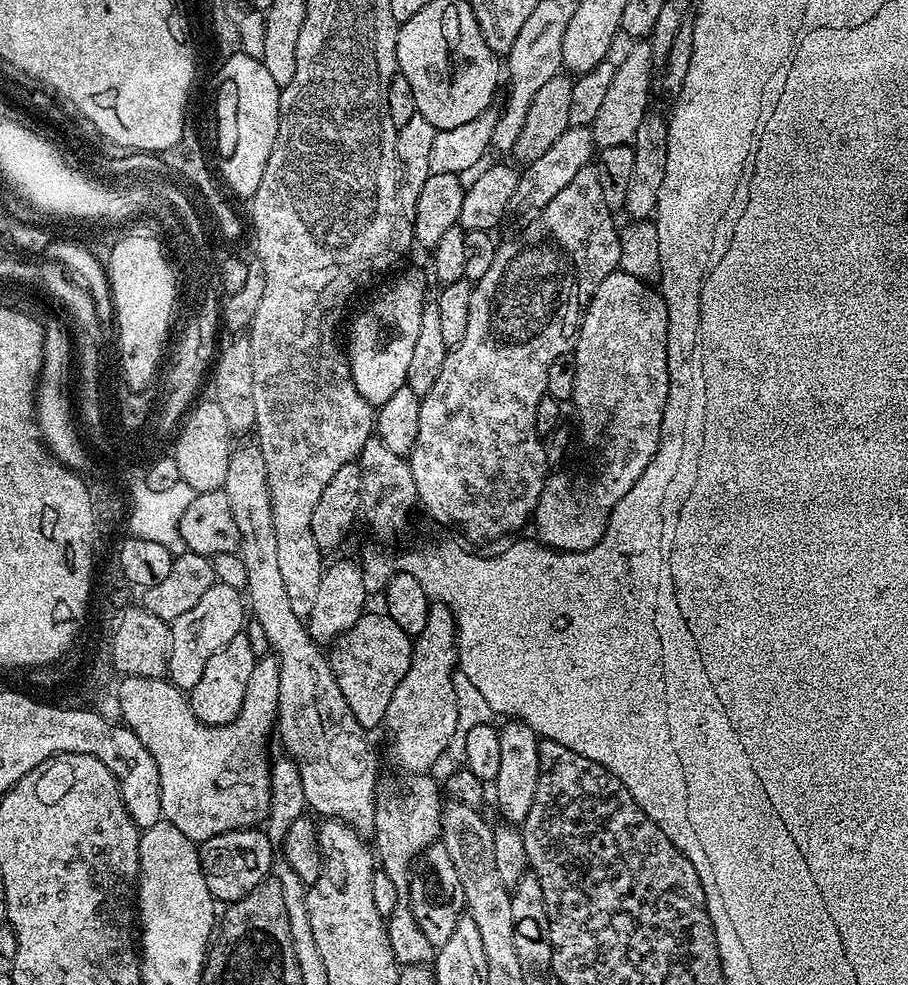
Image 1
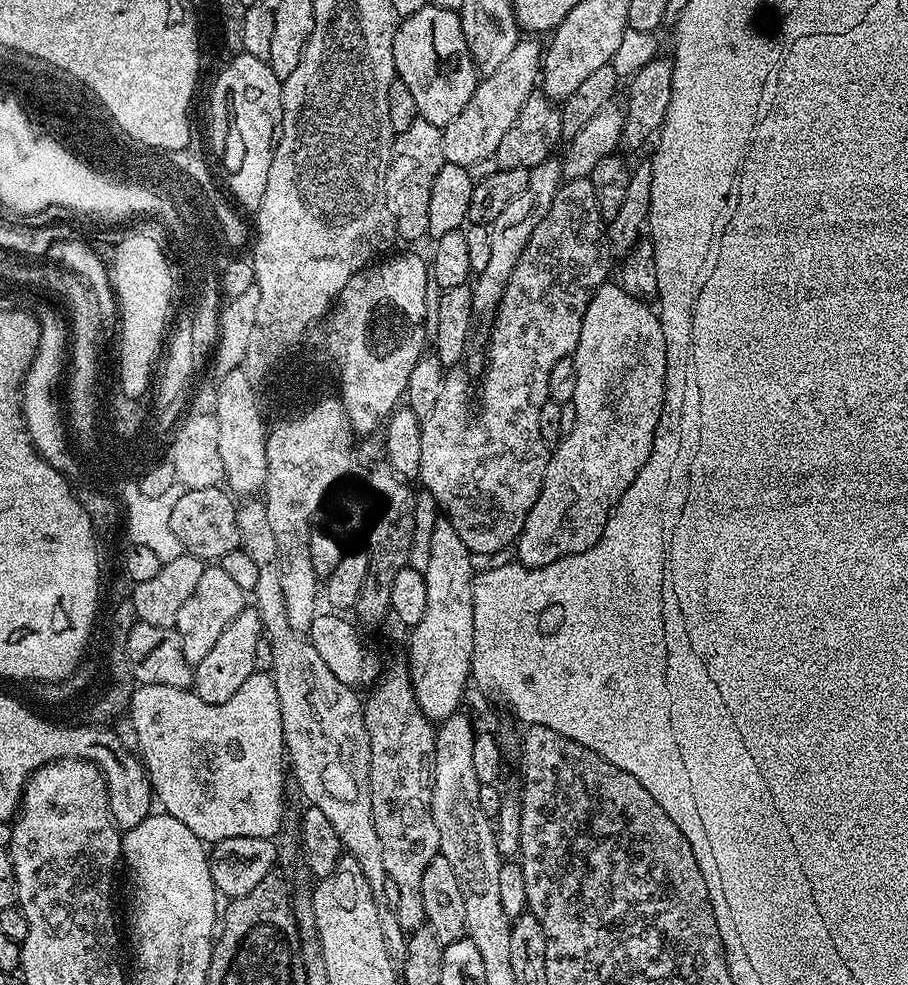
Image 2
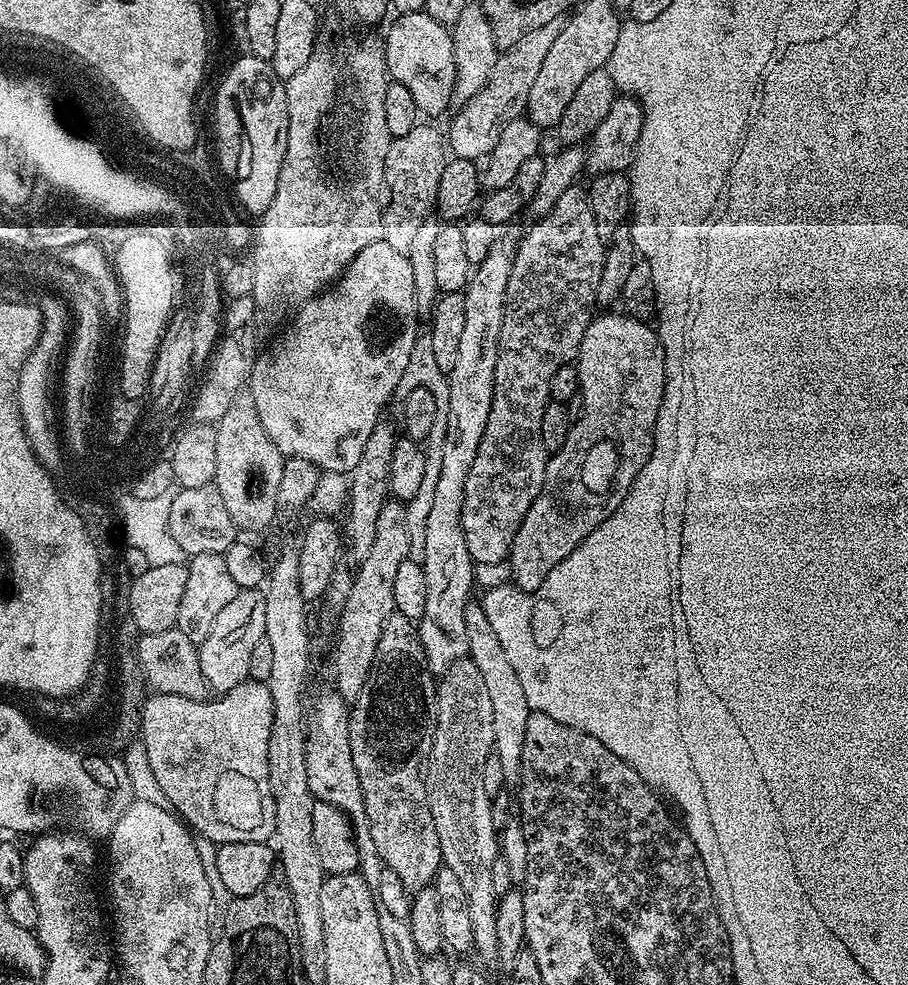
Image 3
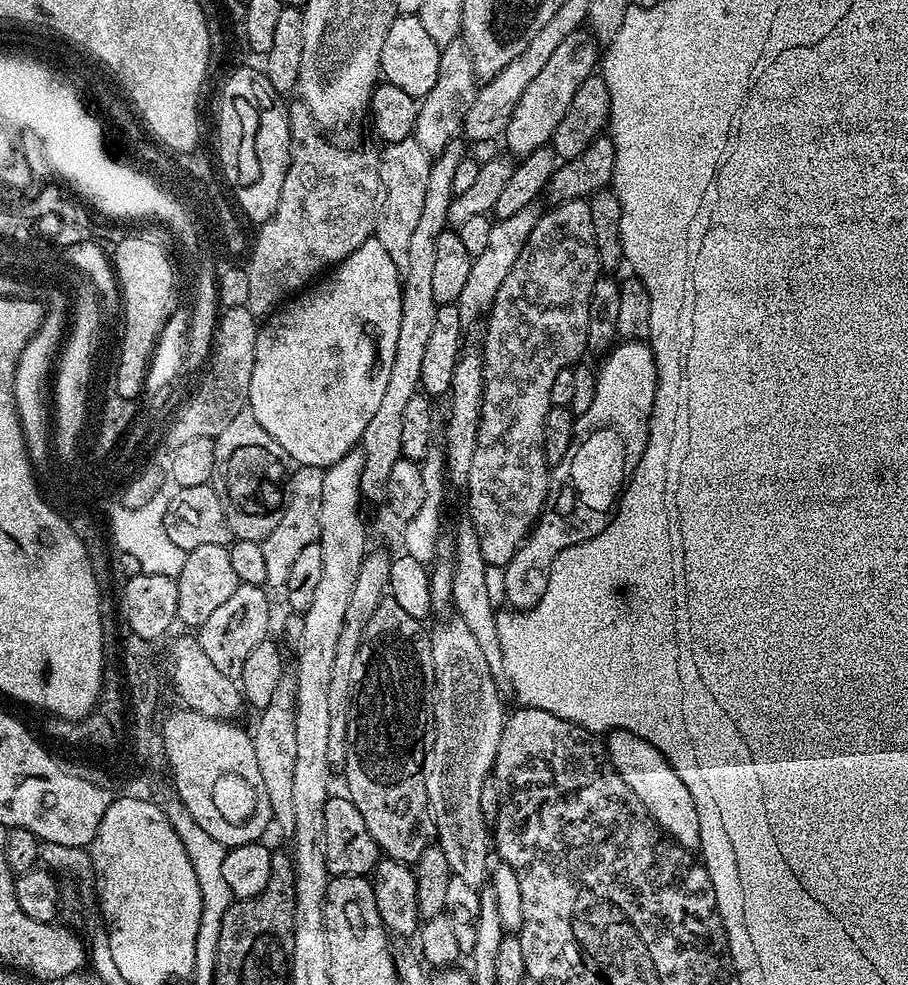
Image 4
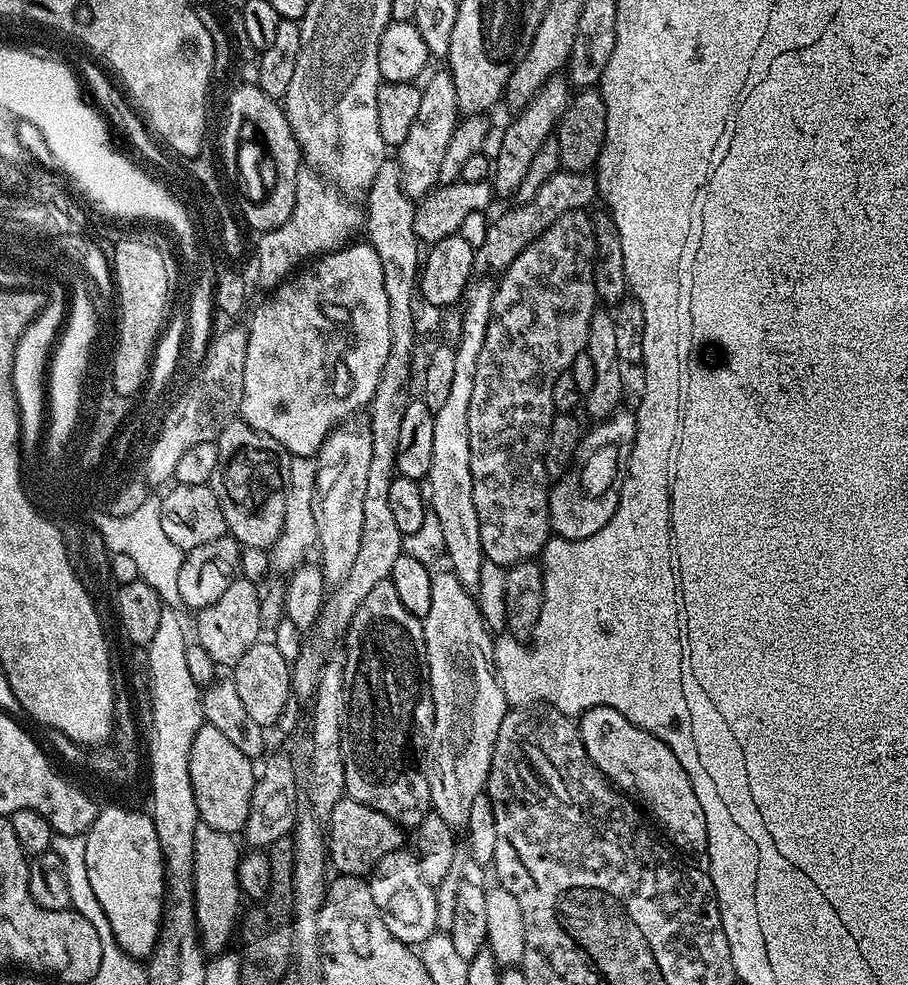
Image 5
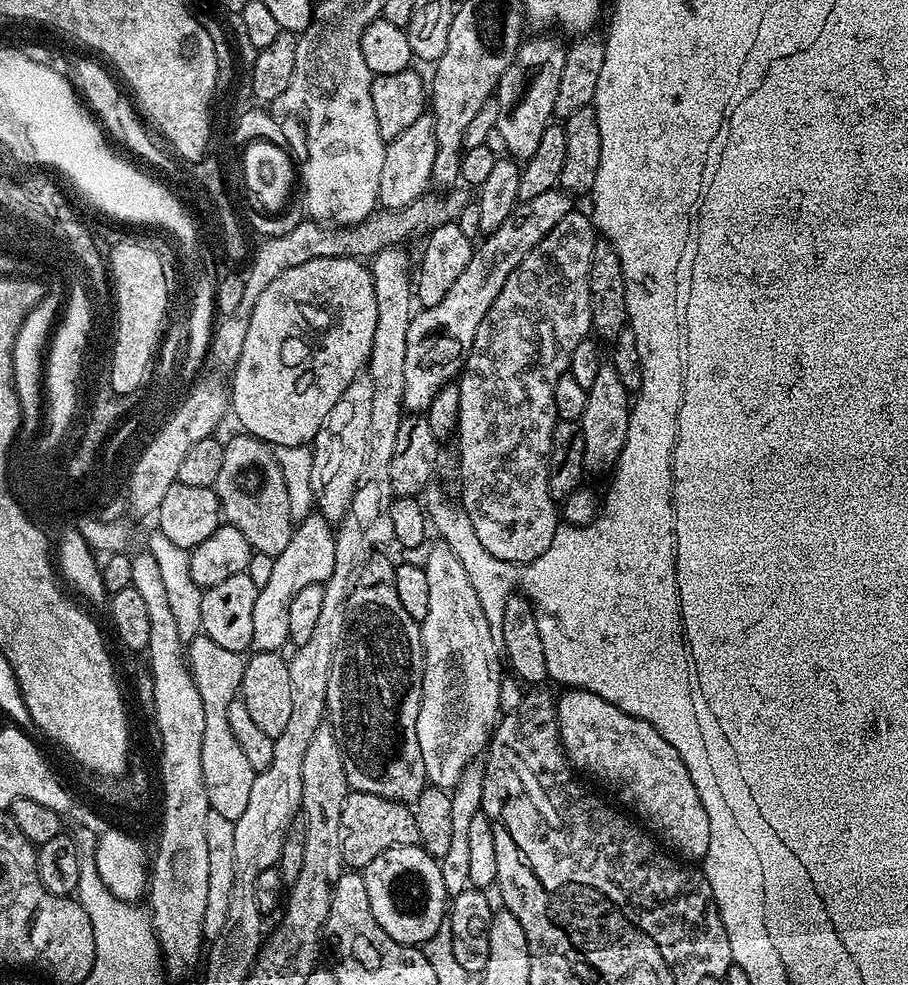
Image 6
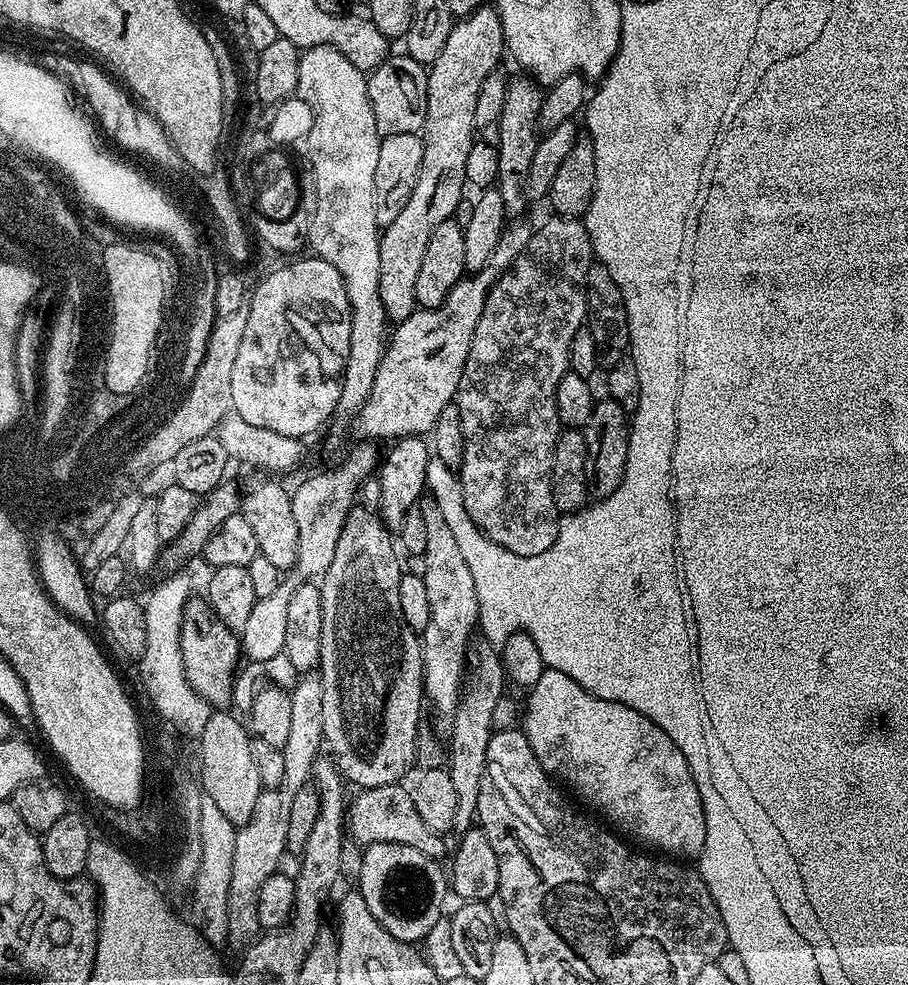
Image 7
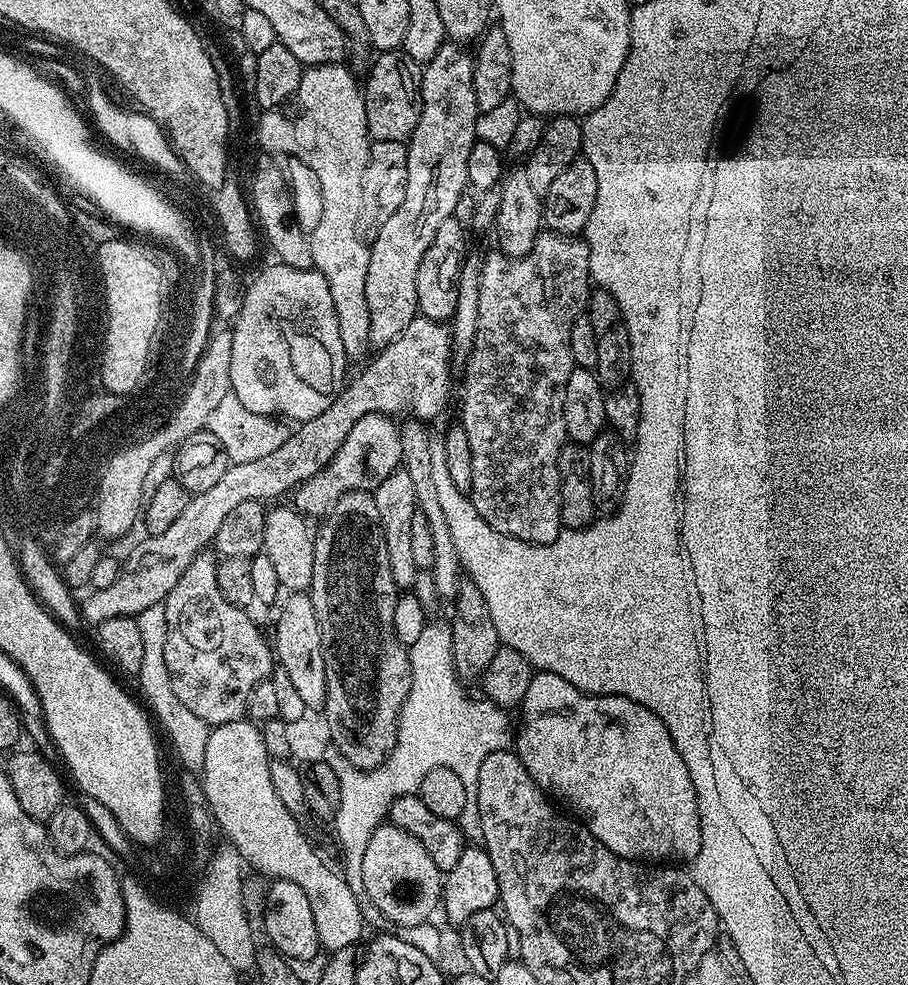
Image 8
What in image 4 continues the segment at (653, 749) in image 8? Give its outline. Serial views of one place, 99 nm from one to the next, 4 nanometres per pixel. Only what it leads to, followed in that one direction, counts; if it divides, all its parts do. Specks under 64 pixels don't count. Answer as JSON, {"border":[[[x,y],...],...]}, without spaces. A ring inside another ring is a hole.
{"border":[[[613,730],[606,736],[608,761],[618,770],[622,782],[630,786],[638,794],[642,806],[658,822],[658,826],[678,846],[687,852],[695,853],[700,847],[700,831],[698,830],[698,813],[686,784],[678,778],[674,766],[650,744],[633,735],[632,732]]]}

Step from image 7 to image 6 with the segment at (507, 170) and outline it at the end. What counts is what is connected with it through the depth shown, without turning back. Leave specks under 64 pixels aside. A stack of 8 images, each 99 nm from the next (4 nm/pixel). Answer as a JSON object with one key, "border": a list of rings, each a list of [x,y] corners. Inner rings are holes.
{"border":[[[536,36],[533,40],[525,39],[516,51],[514,62],[502,74],[498,82],[494,99],[498,106],[498,122],[496,123],[495,135],[500,136],[504,148],[509,157],[523,162],[538,150],[538,141],[542,134],[546,134],[549,124],[553,123],[554,97],[558,95],[558,82],[562,82],[562,66],[566,66],[566,54],[568,53],[565,41],[555,40],[552,36]]]}

